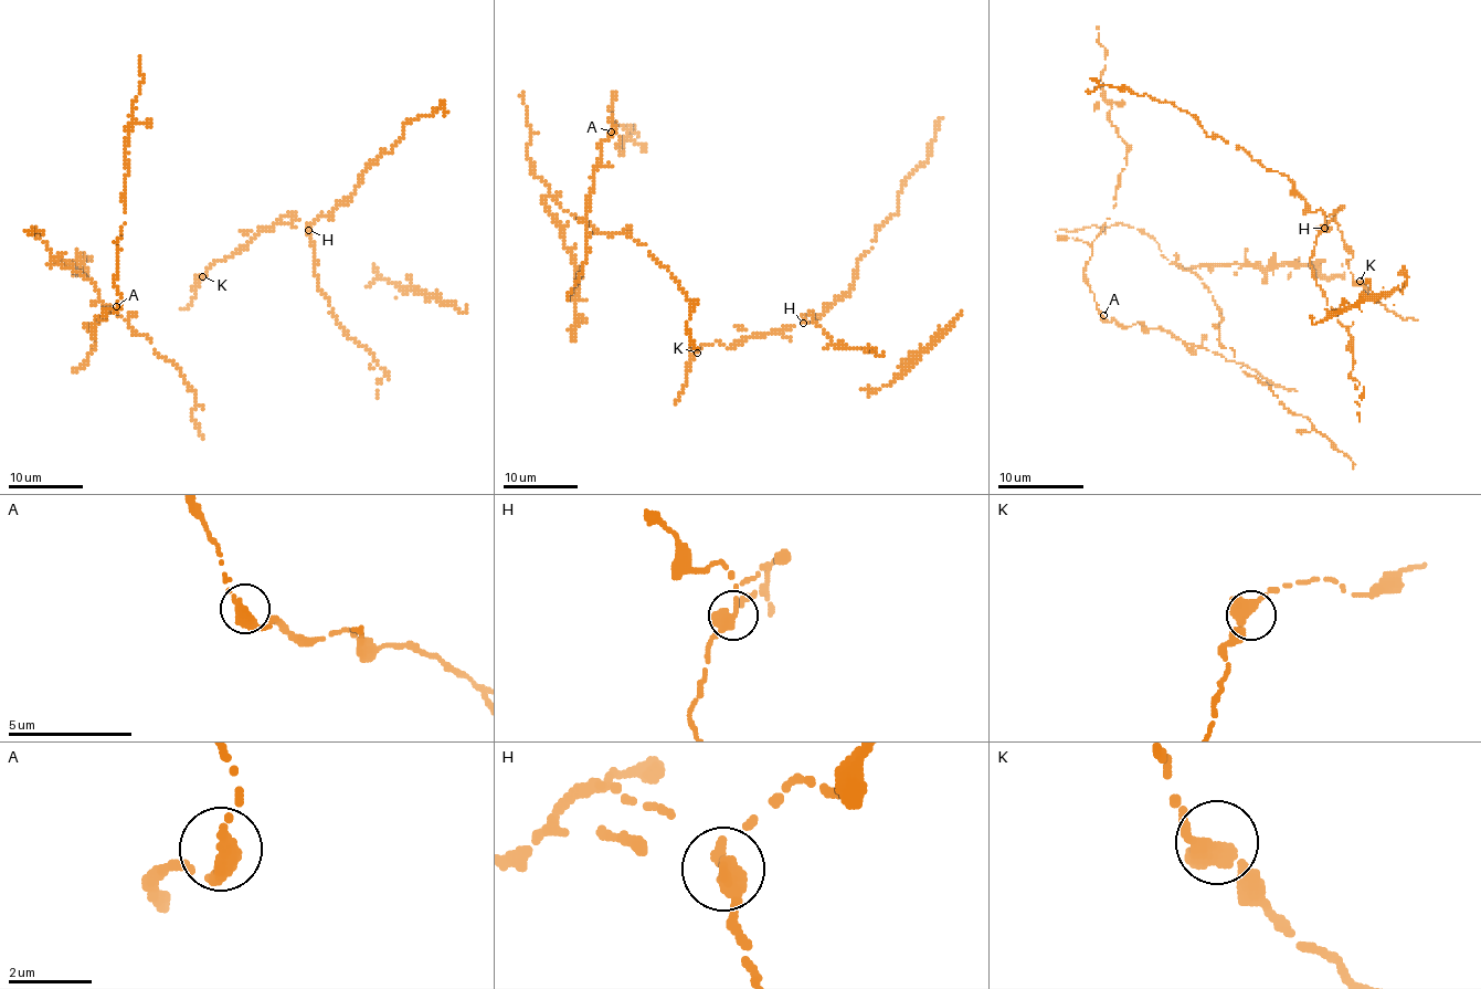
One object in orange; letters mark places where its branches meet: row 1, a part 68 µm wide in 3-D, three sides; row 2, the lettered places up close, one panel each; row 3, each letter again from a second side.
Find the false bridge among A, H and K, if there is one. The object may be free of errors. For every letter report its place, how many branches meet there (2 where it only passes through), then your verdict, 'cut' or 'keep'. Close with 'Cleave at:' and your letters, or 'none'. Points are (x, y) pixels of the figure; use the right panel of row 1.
A: place (1103, 315); branches 2; keep
H: place (1324, 228); branches 2; cut
K: place (1360, 281); branches 2; keep
Cleave at: H

